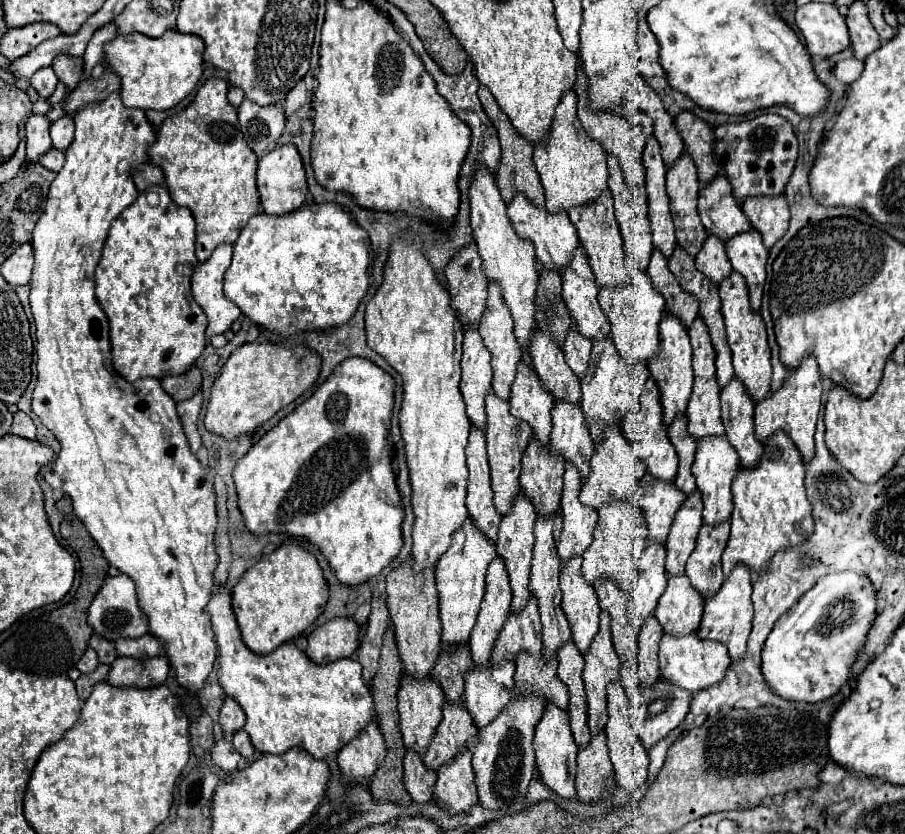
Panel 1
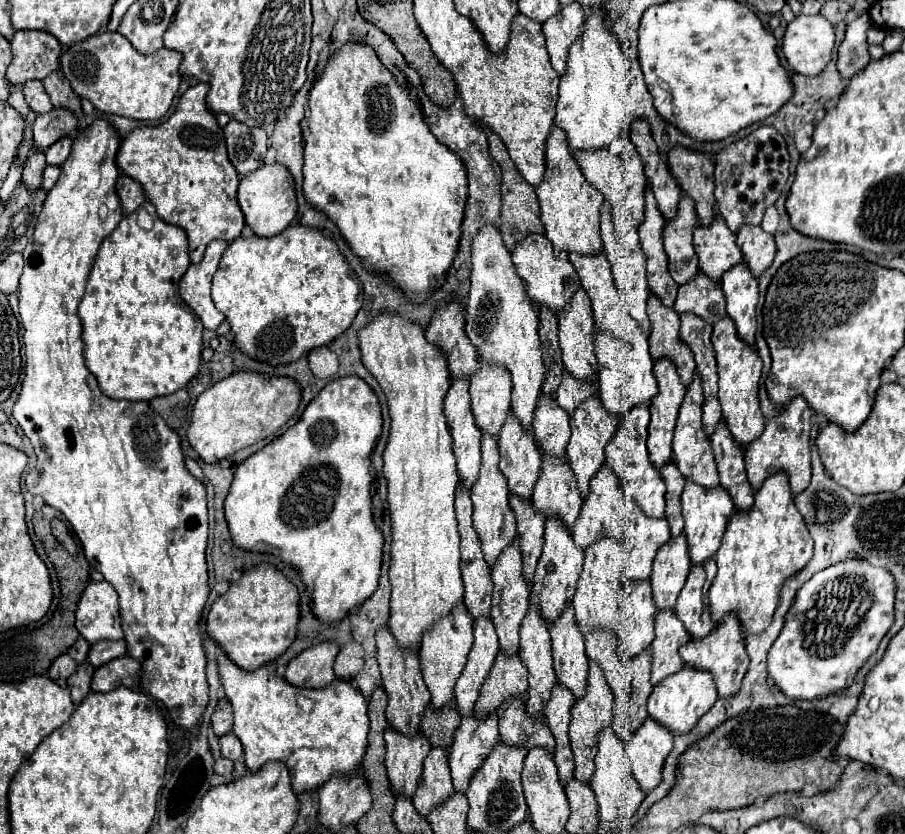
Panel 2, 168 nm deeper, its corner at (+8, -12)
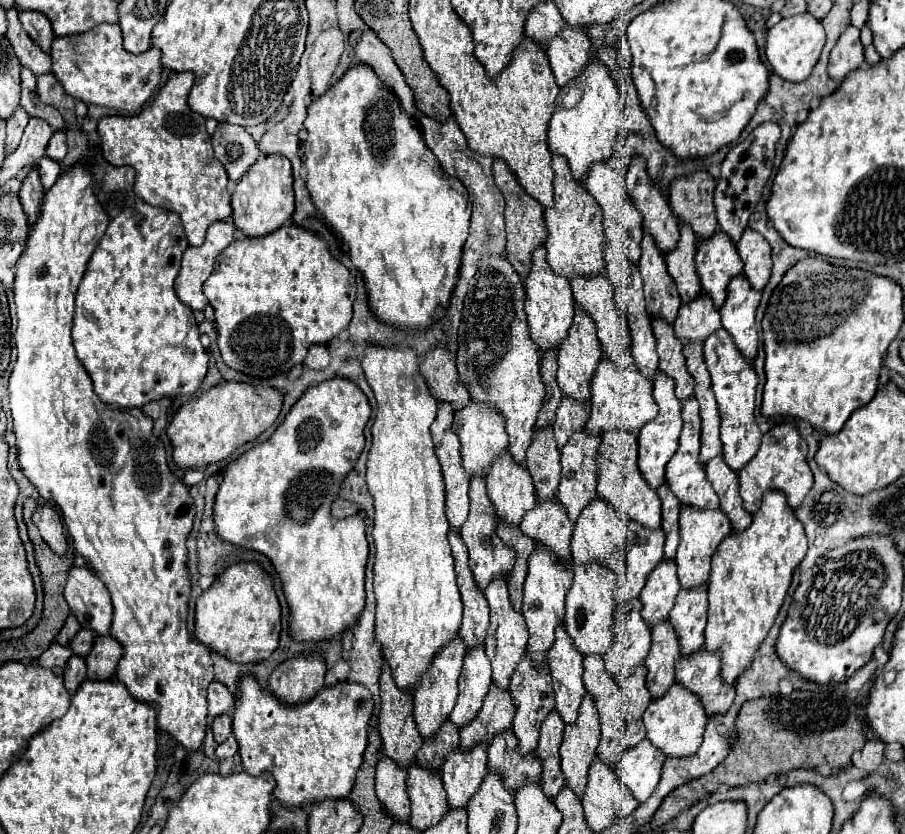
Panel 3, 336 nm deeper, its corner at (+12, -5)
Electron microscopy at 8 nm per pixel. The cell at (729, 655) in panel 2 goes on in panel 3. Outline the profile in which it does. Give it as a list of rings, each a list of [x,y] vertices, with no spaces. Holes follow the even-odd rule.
[[[701,649],[691,657],[681,657],[675,665],[675,681],[699,695],[707,717],[725,715],[733,705],[735,687],[721,683],[717,653],[707,653]]]

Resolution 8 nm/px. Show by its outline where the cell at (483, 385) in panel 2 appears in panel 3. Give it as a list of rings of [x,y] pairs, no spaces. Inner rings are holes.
[[[467,405],[463,413],[455,413],[453,419],[453,431],[461,441],[461,455],[463,455],[463,469],[465,473],[473,477],[487,477],[491,461],[501,455],[503,449],[507,449],[507,433],[503,429],[503,421],[495,417],[495,413],[485,413],[487,409],[475,409],[475,405]]]

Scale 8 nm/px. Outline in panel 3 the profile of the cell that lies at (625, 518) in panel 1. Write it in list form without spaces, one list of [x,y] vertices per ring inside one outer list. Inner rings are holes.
[[[579,565],[573,569],[573,585],[567,593],[567,607],[563,627],[573,639],[573,645],[581,655],[605,655],[611,647],[611,625],[615,613],[615,573],[601,565]]]

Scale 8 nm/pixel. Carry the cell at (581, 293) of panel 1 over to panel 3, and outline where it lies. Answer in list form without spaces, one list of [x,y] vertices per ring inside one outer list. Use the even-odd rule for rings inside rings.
[[[575,307],[575,317],[573,317],[573,325],[569,329],[567,339],[561,343],[559,351],[557,351],[557,363],[559,363],[559,371],[557,371],[557,383],[563,391],[565,397],[585,403],[591,397],[591,379],[597,371],[597,365],[601,361],[601,345],[597,341],[597,329],[595,323],[591,321],[591,317],[587,317],[587,313],[583,313],[583,309]]]

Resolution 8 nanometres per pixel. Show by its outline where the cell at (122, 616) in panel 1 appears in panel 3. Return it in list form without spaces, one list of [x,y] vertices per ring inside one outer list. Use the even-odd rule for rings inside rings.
[[[89,567],[69,569],[63,595],[81,627],[91,629],[99,635],[109,633],[113,619],[111,597],[107,593],[107,587],[99,581],[99,577],[95,577]]]

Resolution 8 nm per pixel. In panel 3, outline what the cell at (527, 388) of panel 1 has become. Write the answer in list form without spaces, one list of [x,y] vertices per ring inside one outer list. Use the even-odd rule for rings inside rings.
[[[503,451],[499,461],[491,465],[491,473],[487,475],[487,495],[493,503],[495,517],[513,527],[521,523],[525,513],[533,509],[537,501],[525,465],[515,465],[507,451]]]

